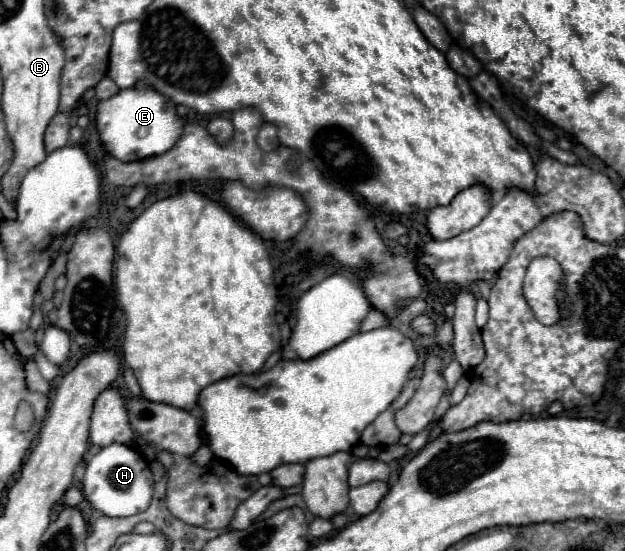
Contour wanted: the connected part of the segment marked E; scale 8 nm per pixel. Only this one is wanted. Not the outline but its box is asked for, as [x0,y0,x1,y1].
[96,82,182,160]

